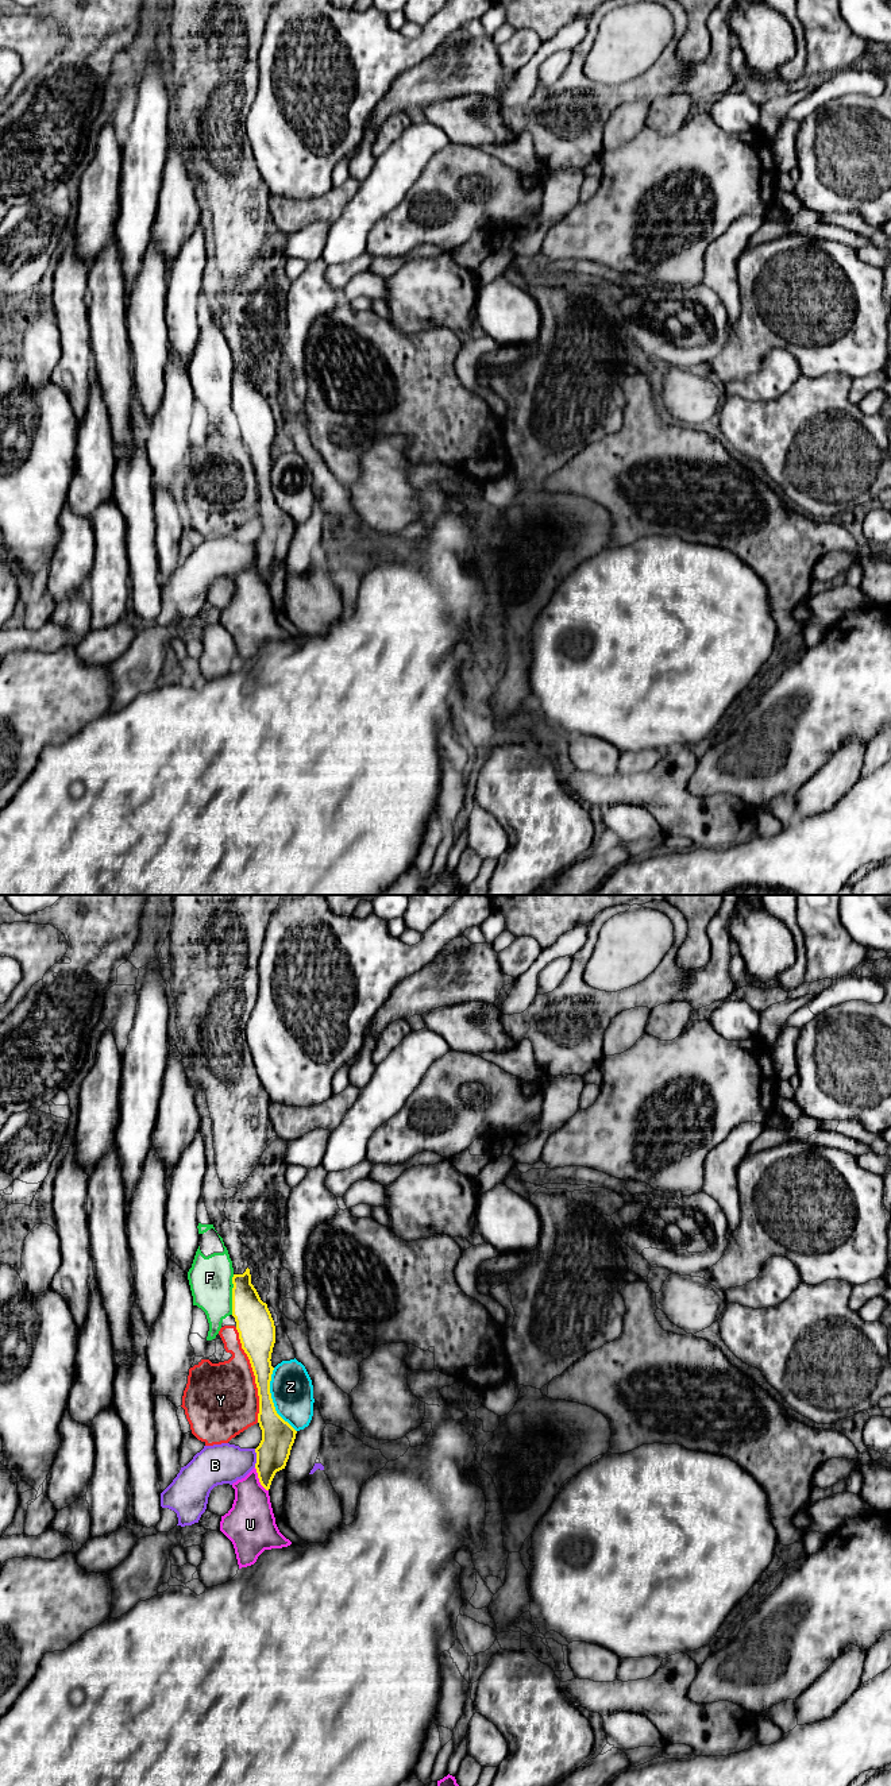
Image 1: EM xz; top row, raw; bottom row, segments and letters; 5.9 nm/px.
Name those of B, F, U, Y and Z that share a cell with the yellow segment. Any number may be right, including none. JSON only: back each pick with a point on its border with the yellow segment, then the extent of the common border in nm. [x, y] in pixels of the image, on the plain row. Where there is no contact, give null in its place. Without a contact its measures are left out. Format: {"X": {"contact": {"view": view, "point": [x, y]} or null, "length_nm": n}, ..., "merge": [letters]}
{"merge": []}

